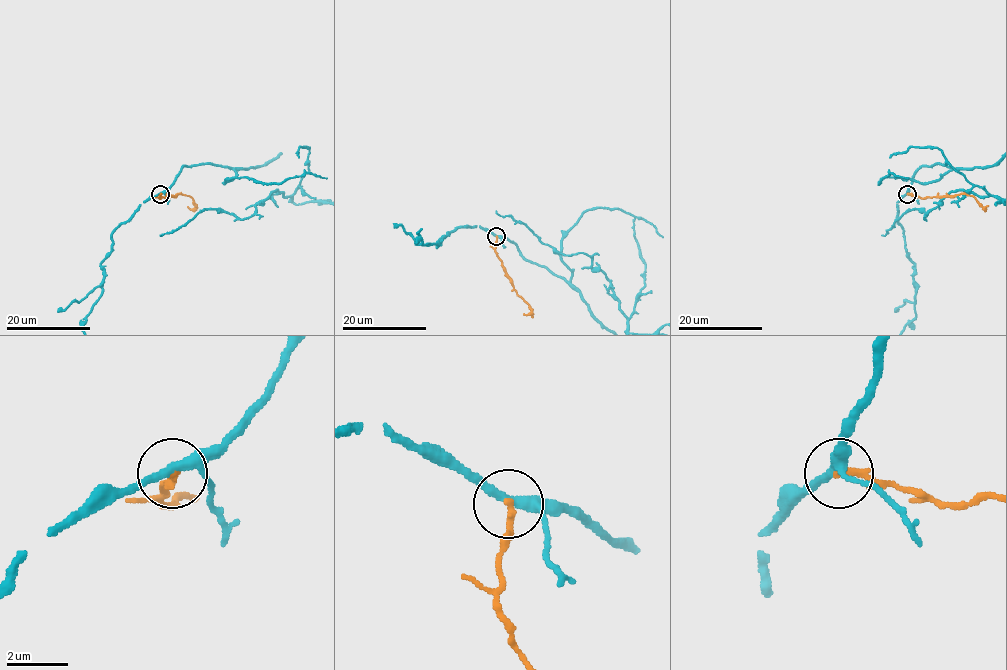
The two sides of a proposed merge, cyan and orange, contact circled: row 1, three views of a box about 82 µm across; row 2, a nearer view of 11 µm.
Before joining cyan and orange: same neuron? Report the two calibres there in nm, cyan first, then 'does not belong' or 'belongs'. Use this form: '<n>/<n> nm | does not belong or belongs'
260/240 nm | does not belong

